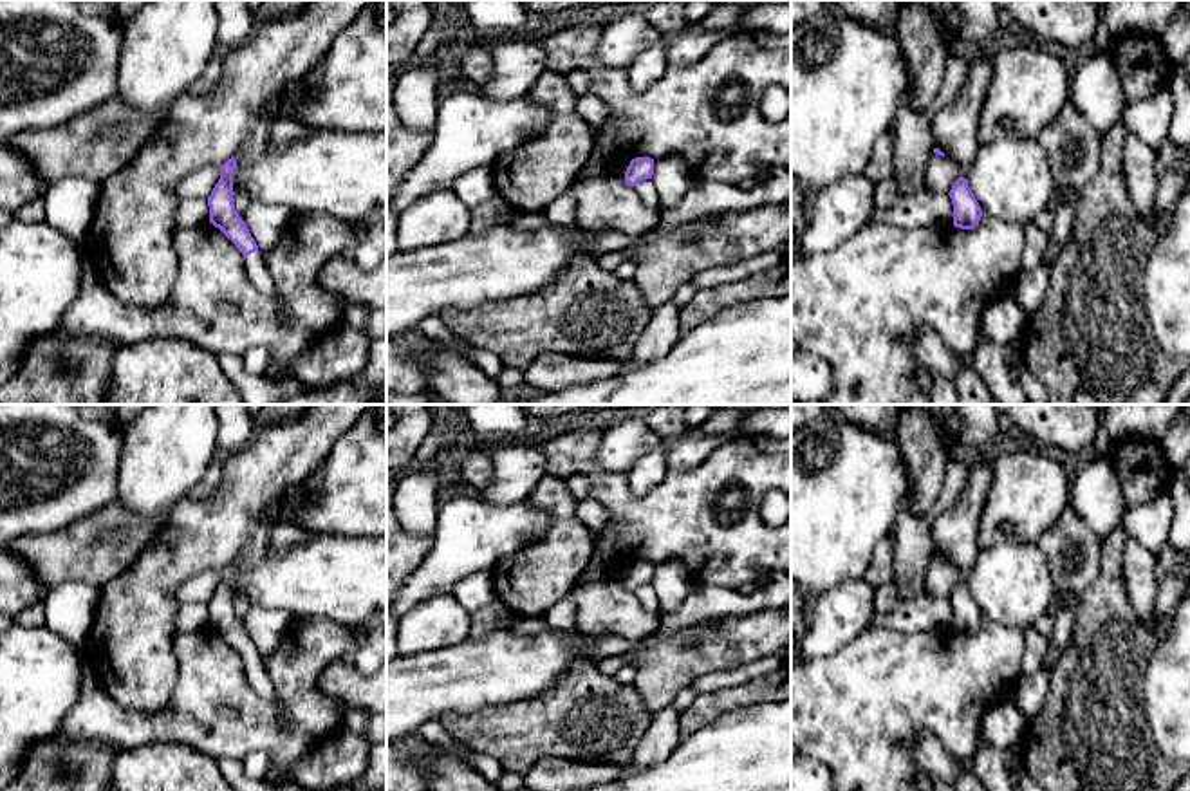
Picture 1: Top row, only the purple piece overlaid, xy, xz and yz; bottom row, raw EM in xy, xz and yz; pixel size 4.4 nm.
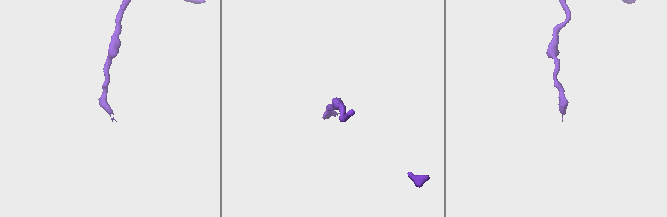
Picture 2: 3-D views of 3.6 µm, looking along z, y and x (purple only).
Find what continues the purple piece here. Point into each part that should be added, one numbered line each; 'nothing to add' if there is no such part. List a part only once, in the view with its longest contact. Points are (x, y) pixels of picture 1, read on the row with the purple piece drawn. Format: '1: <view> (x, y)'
1: xy (259, 275)

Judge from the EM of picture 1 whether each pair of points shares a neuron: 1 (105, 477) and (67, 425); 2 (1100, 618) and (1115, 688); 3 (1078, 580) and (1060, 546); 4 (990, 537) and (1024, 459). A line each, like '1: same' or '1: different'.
1: same
2: same
3: same
4: same

